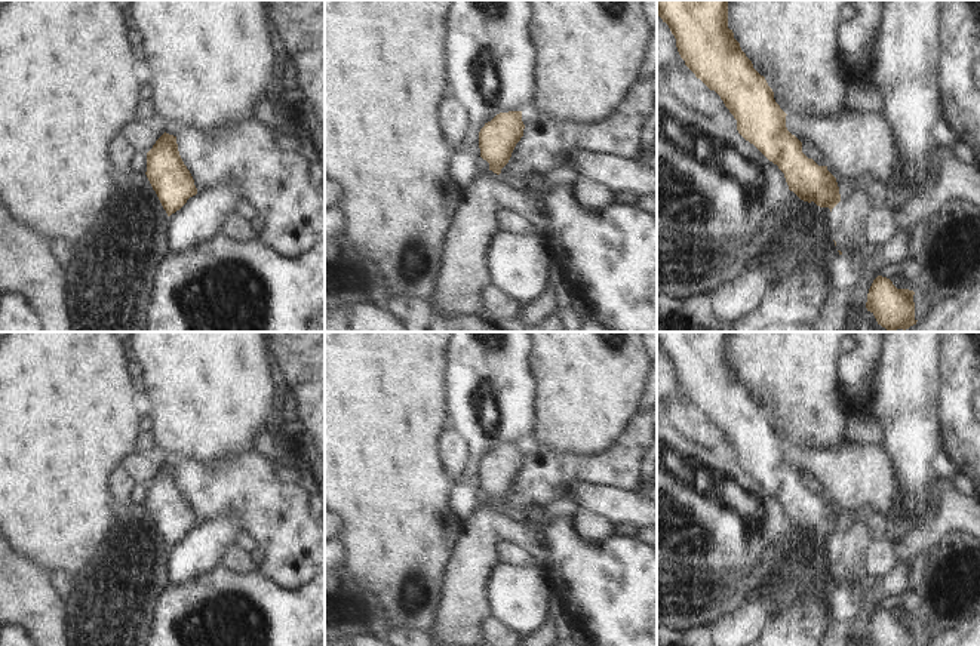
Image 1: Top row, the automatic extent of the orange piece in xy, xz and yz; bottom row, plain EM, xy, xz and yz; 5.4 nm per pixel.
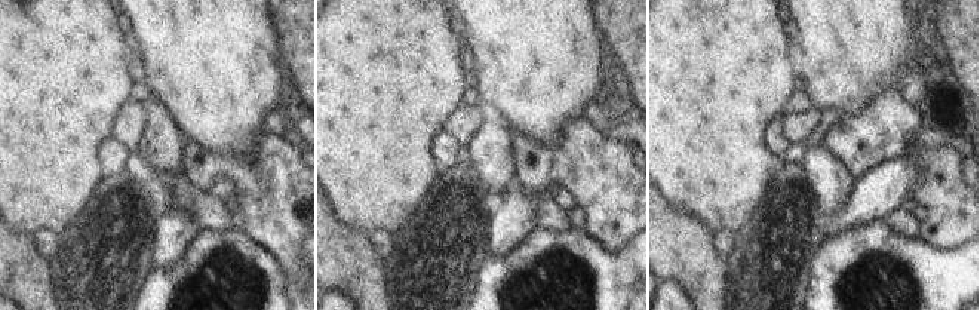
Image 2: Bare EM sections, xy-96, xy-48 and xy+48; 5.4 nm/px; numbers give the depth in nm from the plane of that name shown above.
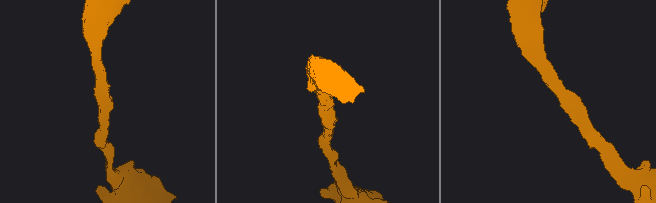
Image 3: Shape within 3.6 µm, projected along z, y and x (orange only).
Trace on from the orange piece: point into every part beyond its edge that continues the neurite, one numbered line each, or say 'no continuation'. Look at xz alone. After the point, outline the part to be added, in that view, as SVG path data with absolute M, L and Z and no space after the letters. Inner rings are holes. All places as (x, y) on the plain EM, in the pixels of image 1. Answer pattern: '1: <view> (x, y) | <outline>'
no continuation

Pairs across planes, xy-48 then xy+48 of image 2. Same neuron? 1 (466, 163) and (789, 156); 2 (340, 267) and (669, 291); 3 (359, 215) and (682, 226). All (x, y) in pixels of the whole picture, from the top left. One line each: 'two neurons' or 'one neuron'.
1: one neuron
2: two neurons
3: two neurons

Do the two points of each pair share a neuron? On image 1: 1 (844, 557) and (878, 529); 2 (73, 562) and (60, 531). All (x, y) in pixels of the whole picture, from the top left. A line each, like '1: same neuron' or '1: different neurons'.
1: different neurons
2: same neuron

